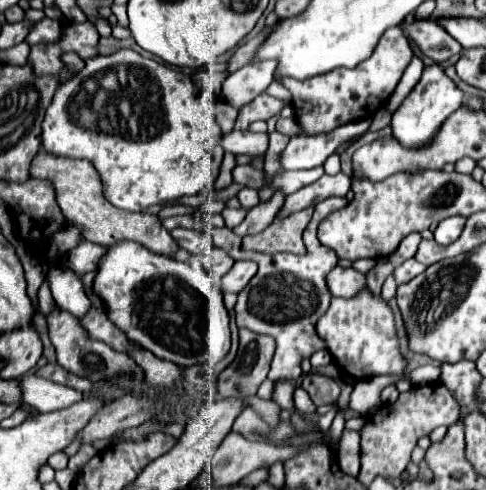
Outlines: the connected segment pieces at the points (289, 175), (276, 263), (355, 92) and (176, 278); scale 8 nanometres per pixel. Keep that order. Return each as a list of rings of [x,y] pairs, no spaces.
[[[321,166],[311,168],[311,170],[295,170],[295,172],[281,170],[281,188],[285,190],[285,194],[293,194],[295,190],[319,180],[323,174],[325,172]]]
[[[333,196],[329,200],[323,200],[315,206],[315,214],[309,222],[303,233],[304,243],[306,246],[305,256],[297,256],[297,254],[287,254],[287,252],[277,252],[277,254],[267,254],[267,252],[253,252],[253,250],[243,250],[241,248],[241,238],[229,230],[229,228],[213,228],[211,224],[205,223],[201,218],[191,218],[191,216],[173,216],[173,218],[165,218],[163,226],[167,230],[173,230],[177,226],[187,226],[189,229],[201,230],[204,233],[213,236],[215,246],[221,246],[221,242],[229,242],[227,250],[239,260],[239,258],[249,258],[255,260],[259,264],[259,272],[251,278],[249,286],[245,286],[239,296],[237,296],[237,304],[235,304],[235,320],[237,326],[247,326],[253,332],[261,332],[261,334],[269,334],[275,338],[277,348],[275,348],[275,356],[271,362],[271,370],[269,370],[269,380],[277,382],[277,380],[297,380],[301,378],[303,370],[301,370],[301,360],[305,356],[311,356],[315,350],[325,348],[325,344],[321,342],[321,338],[315,332],[315,322],[317,318],[327,310],[329,306],[329,290],[325,284],[325,276],[331,268],[337,266],[337,254],[323,246],[317,238],[317,230],[321,220],[327,218],[331,212],[345,208],[347,206],[347,198],[339,198]]]
[[[389,28],[377,42],[373,54],[363,60],[355,68],[335,68],[333,72],[327,72],[325,76],[315,76],[309,80],[289,80],[281,78],[281,84],[289,88],[293,94],[293,108],[295,118],[301,122],[305,134],[319,134],[335,130],[337,126],[343,126],[347,122],[371,118],[379,108],[383,108],[393,94],[395,86],[401,80],[403,70],[413,58],[413,48],[409,40],[403,36],[401,28]]]
[[[123,240],[109,248],[107,254],[103,256],[97,268],[93,290],[105,302],[107,316],[111,318],[111,322],[119,326],[129,340],[137,342],[139,346],[153,352],[161,360],[169,360],[183,368],[195,364],[215,366],[229,354],[231,330],[229,314],[223,304],[221,286],[211,280],[211,276],[203,270],[201,262],[179,262],[173,258],[165,258],[161,254],[153,254],[137,242]]]

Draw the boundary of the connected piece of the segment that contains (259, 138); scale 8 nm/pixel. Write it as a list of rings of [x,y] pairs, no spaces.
[[[233,130],[233,132],[221,136],[221,148],[225,152],[235,154],[235,156],[237,154],[259,156],[259,154],[267,152],[267,146],[269,146],[269,136],[267,134],[253,134],[249,130],[245,130],[245,132]]]

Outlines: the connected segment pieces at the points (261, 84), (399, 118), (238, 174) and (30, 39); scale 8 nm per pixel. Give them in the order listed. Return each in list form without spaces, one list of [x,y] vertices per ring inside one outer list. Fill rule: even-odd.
[[[267,60],[261,64],[247,64],[241,70],[229,74],[223,82],[225,100],[235,108],[241,108],[243,104],[251,102],[253,96],[267,90],[267,86],[273,82],[275,66],[277,62]]]
[[[425,66],[421,80],[417,86],[409,92],[409,96],[401,102],[401,106],[393,114],[393,136],[399,144],[405,148],[425,148],[429,142],[433,142],[433,136],[437,136],[437,128],[457,110],[461,108],[463,92],[455,86],[451,78],[445,76],[441,66]]]
[[[243,164],[243,166],[235,166],[233,168],[233,180],[245,186],[259,186],[261,184],[263,174],[257,172],[251,164]]]
[[[43,18],[37,24],[31,26],[25,42],[27,44],[37,44],[37,42],[55,42],[59,40],[59,22],[51,18]]]

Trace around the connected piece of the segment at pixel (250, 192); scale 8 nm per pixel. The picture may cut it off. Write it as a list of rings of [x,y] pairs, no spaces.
[[[243,188],[243,190],[237,194],[237,198],[239,198],[241,206],[245,206],[245,208],[253,208],[253,206],[259,204],[259,194],[257,194],[253,188]]]

